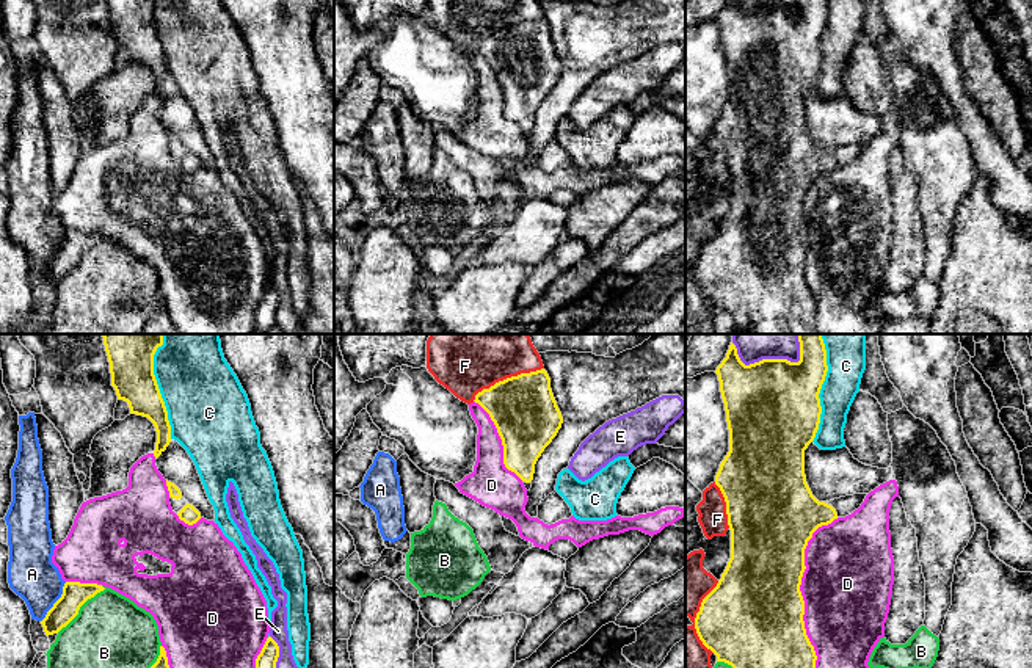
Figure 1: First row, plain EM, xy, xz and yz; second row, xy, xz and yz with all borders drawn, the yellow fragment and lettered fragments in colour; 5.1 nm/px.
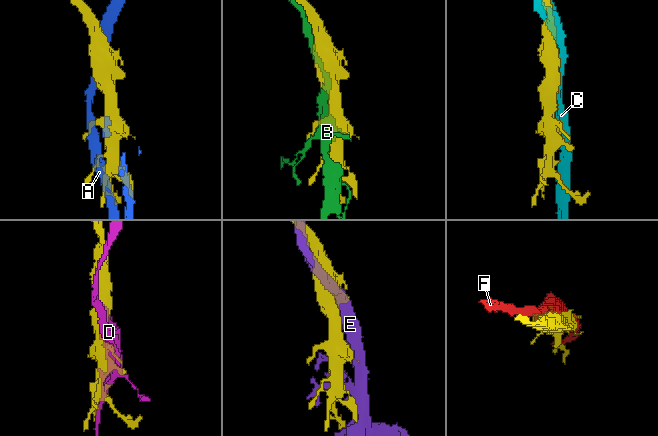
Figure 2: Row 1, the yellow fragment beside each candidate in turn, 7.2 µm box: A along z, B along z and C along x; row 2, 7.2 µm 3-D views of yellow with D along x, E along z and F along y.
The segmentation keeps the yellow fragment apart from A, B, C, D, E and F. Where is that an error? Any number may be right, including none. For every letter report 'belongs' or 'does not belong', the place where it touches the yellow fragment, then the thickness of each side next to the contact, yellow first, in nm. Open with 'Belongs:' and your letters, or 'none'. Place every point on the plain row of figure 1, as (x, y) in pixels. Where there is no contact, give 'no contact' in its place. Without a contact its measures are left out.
Belongs: none
A: does not belong; contact xy (55, 251); calibres 130 and 240 nm
B: does not belong; contact xy (79, 257); calibres 130 and 460 nm
C: does not belong; contact yz (817, 46); calibres 480 and 180 nm
D: does not belong; contact yz (802, 245); calibres 480 and 460 nm
E: does not belong; contact xy (278, 304); calibres 110 and 120 nm
F: does not belong; contact xz (507, 27); calibres 340 and 240 nm

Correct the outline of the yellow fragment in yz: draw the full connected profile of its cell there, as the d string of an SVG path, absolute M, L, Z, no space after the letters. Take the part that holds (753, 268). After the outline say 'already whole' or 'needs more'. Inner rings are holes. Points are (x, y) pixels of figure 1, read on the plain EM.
M728 0L726 6L717 16L715 22L718 24L720 30L720 41L725 52L726 60L726 71L729 78L729 100L720 113L720 118L715 124L715 133L720 136L725 151L726 151L726 163L728 163L728 174L731 179L731 207L721 227L718 229L717 235L703 248L700 260L695 267L695 278L703 290L703 293L710 298L717 304L717 310L725 310L731 314L740 325L740 334L820 334L816 329L816 300L811 293L806 278L805 278L805 249L800 240L801 226L806 218L805 215L805 198L808 190L812 187L812 182L822 176L831 172L838 166L845 166L852 163L855 158L861 155L867 143L853 143L839 146L830 151L819 151L808 132L805 124L805 99L814 89L816 82L820 72L820 38L825 30L828 20L827 14L827 0L800 0L800 9L790 11L787 8L762 8L759 11L745 14L737 0Z; needs more

